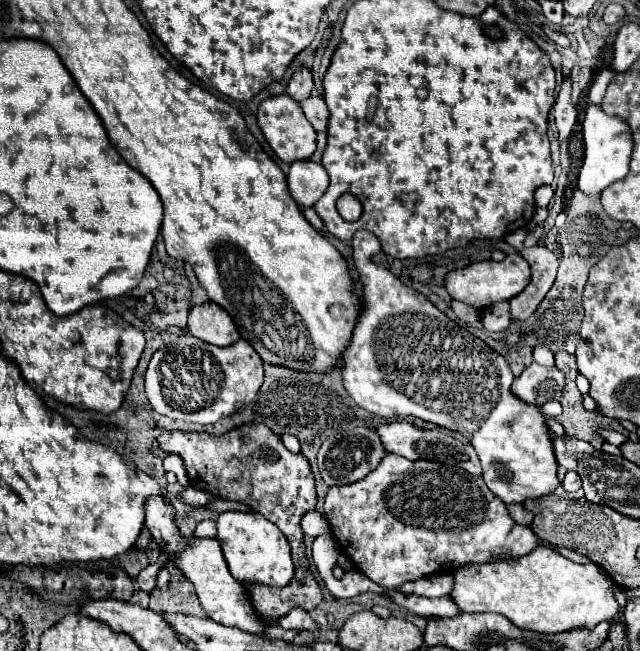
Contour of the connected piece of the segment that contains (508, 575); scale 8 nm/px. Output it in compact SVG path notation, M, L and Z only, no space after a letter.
M536 547L536 551L530 551L524 557L498 561L492 565L464 565L454 573L454 589L452 599L460 607L460 611L466 613L500 613L508 617L516 627L538 631L538 633L564 633L572 629L594 629L602 621L612 621L616 615L620 615L620 603L614 597L614 581L610 575L594 563L574 563L552 551L550 547Z

